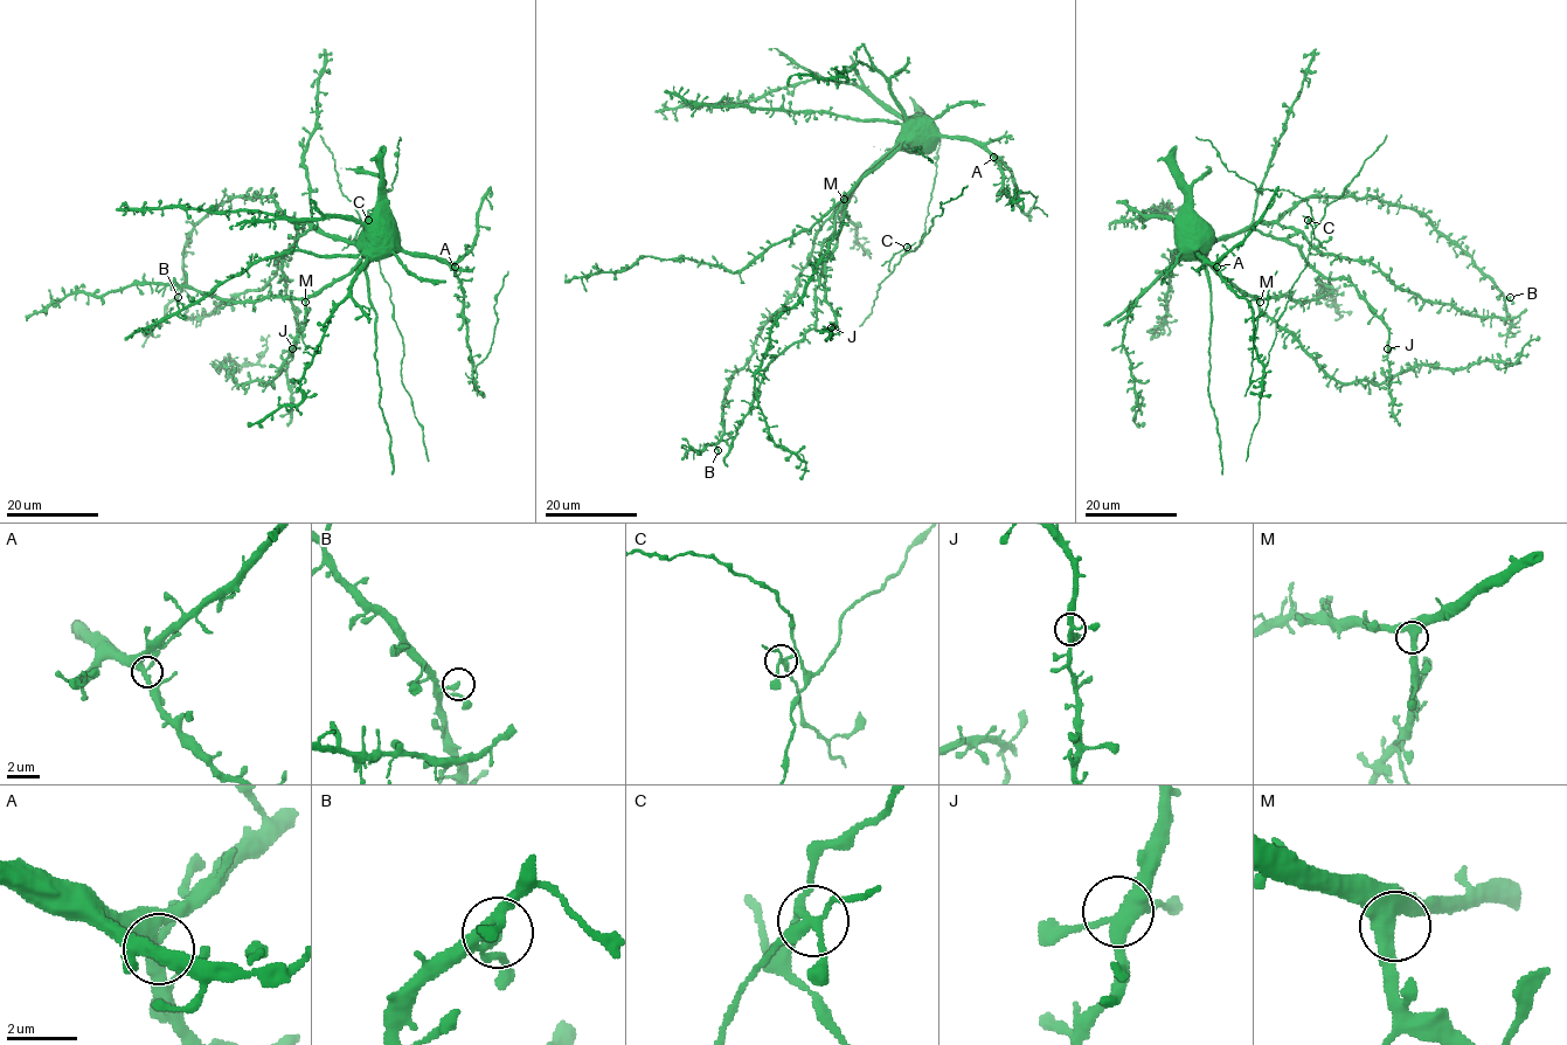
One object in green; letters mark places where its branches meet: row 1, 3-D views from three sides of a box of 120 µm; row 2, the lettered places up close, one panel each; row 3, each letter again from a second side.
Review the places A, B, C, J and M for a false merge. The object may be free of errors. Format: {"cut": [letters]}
{"cut": ["C"]}

